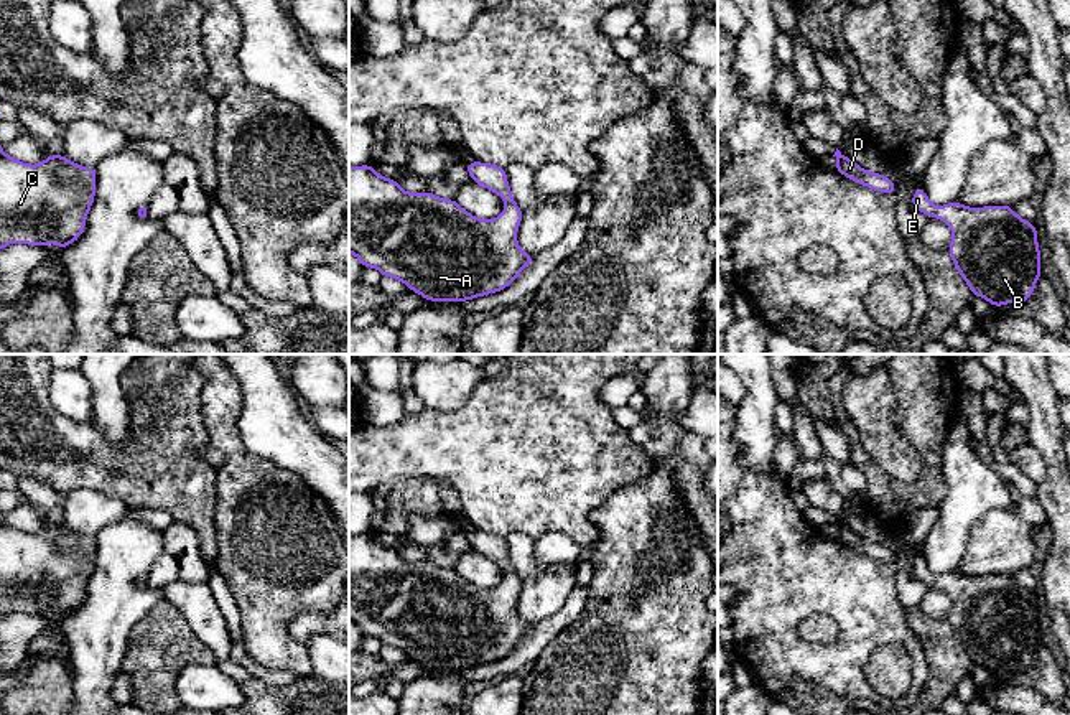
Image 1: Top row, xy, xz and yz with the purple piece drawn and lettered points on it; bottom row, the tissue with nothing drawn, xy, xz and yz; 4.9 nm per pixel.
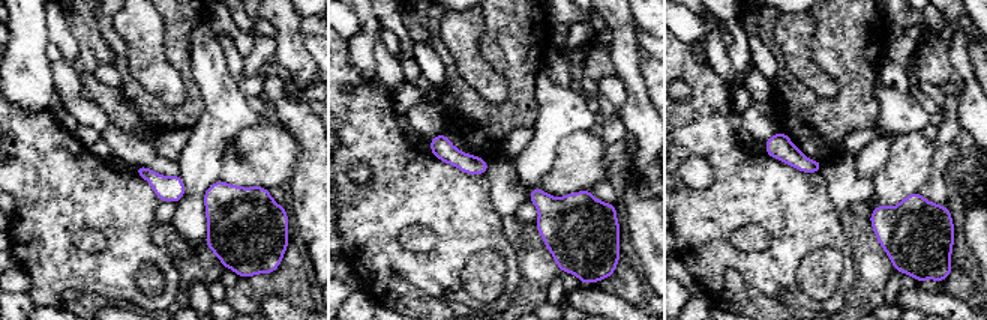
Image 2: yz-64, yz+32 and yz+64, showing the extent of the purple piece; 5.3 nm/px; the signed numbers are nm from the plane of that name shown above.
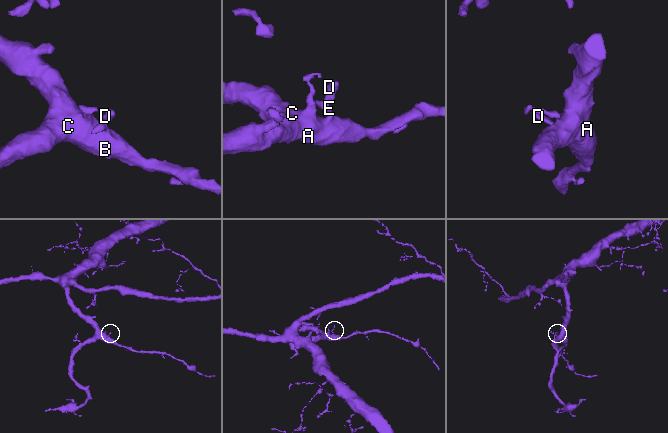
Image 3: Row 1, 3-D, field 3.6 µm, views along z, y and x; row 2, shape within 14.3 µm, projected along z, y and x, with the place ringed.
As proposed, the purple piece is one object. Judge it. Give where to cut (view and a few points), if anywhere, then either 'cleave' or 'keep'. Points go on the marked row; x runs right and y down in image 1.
no cut; keep

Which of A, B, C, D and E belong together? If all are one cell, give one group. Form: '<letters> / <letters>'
A B C D E

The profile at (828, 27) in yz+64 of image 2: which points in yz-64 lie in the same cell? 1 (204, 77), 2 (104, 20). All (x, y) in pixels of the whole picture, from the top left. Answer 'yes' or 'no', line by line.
1: no
2: yes

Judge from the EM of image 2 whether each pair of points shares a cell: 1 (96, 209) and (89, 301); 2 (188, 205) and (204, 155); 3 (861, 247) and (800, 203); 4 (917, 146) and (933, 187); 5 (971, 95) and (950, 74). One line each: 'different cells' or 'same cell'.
1: different cells
2: same cell
3: different cells
4: different cells
5: different cells

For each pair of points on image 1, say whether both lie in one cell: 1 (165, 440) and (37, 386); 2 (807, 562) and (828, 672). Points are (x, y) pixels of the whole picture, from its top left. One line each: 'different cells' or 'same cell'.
1: same cell
2: same cell

